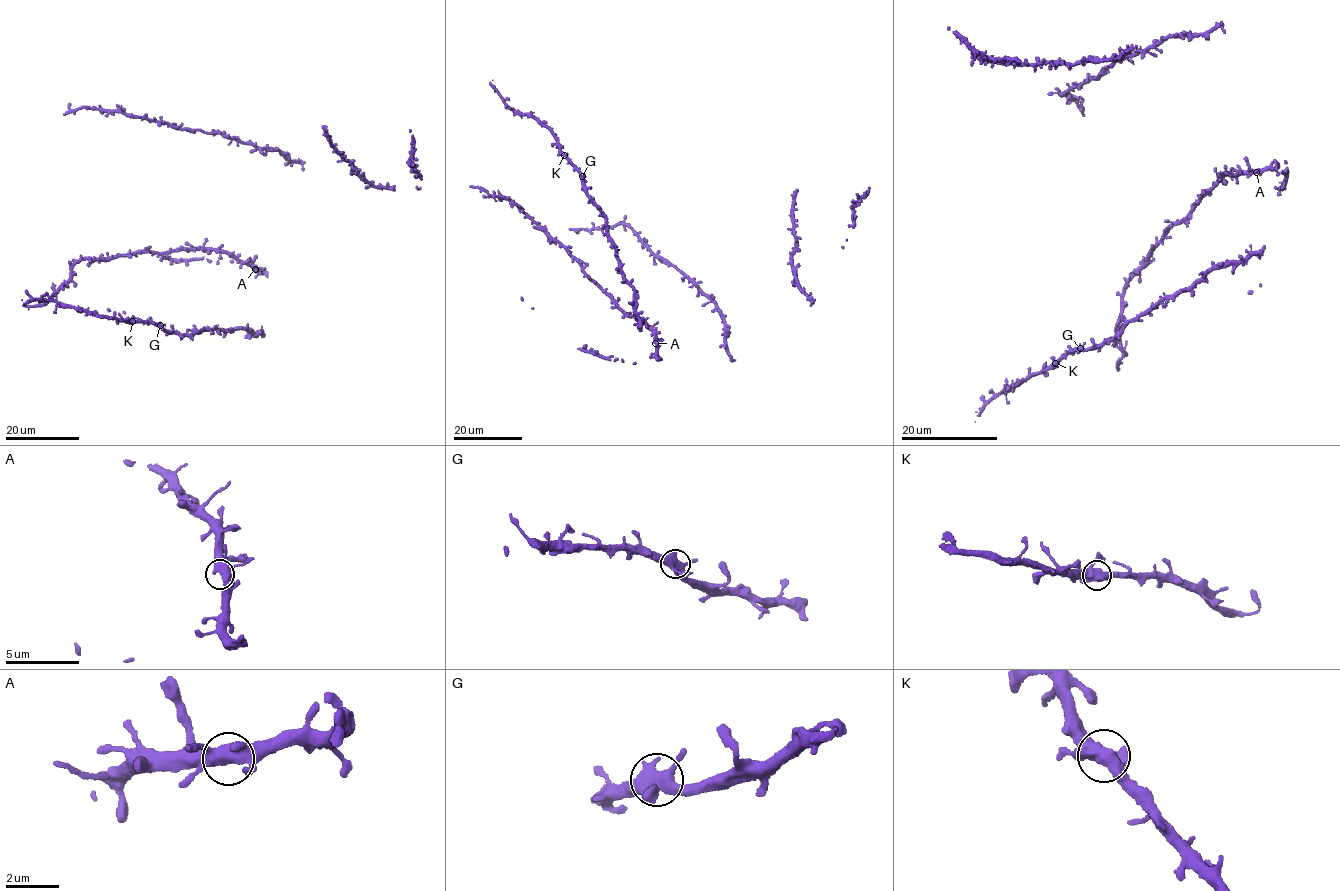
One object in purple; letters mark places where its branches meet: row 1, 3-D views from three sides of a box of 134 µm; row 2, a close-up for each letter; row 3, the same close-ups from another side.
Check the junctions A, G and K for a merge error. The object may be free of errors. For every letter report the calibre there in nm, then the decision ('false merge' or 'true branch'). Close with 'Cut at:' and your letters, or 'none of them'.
A: calibre 460 nm; true branch
G: calibre 460 nm; true branch
K: calibre 480 nm; true branch
Cut at: none of them

